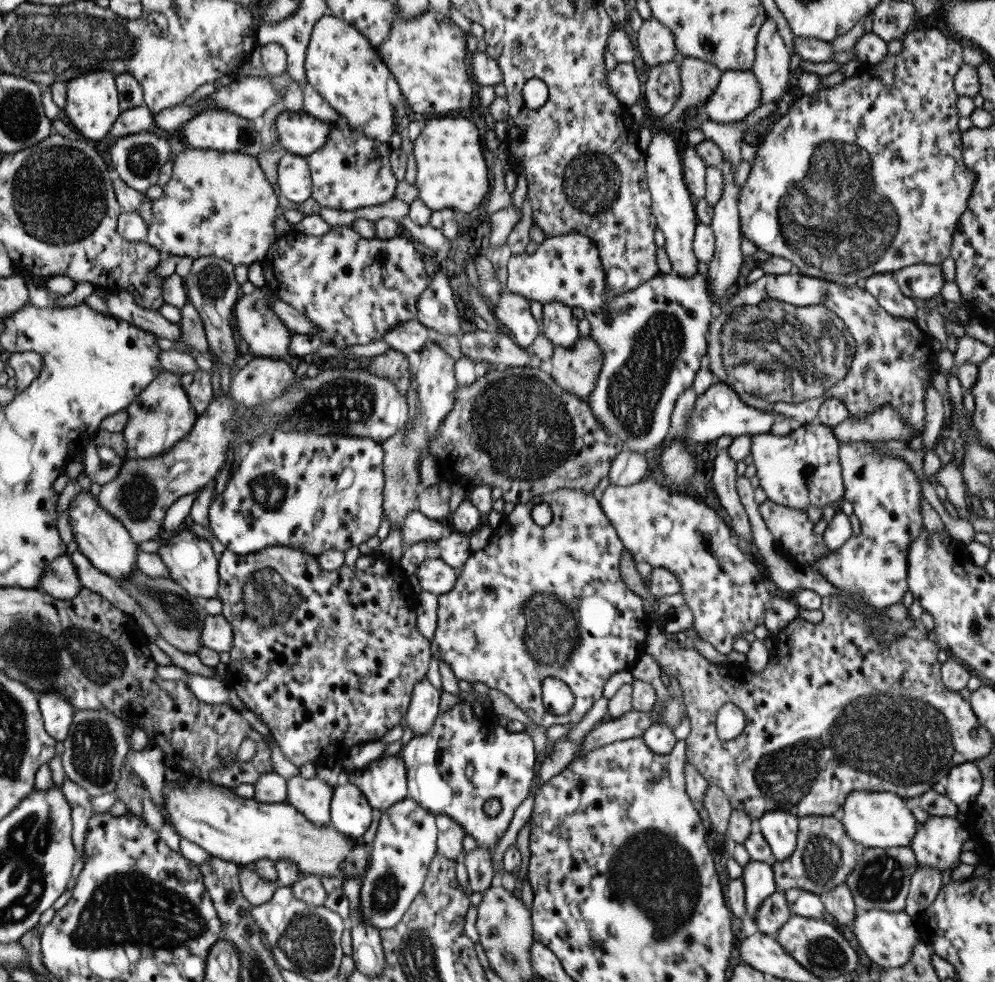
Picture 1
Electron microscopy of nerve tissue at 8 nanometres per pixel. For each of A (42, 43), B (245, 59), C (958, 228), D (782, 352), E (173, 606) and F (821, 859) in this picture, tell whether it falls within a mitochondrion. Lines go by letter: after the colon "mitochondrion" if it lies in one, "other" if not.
A: mitochondrion
B: other
C: other
D: mitochondrion
E: mitochondrion
F: mitochondrion

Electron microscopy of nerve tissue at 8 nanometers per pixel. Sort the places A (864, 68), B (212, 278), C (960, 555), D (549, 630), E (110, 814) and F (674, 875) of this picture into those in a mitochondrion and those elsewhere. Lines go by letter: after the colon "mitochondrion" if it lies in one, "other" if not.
A: other
B: mitochondrion
C: other
D: mitochondrion
E: other
F: mitochondrion

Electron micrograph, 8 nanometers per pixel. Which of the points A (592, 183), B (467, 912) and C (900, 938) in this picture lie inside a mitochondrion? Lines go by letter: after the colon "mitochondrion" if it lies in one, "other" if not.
A: mitochondrion
B: other
C: other

